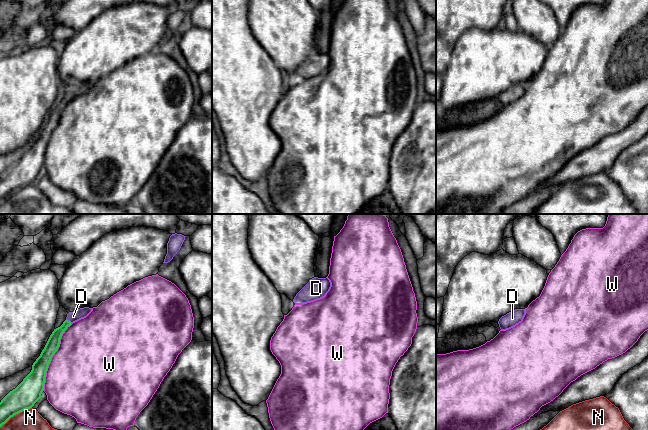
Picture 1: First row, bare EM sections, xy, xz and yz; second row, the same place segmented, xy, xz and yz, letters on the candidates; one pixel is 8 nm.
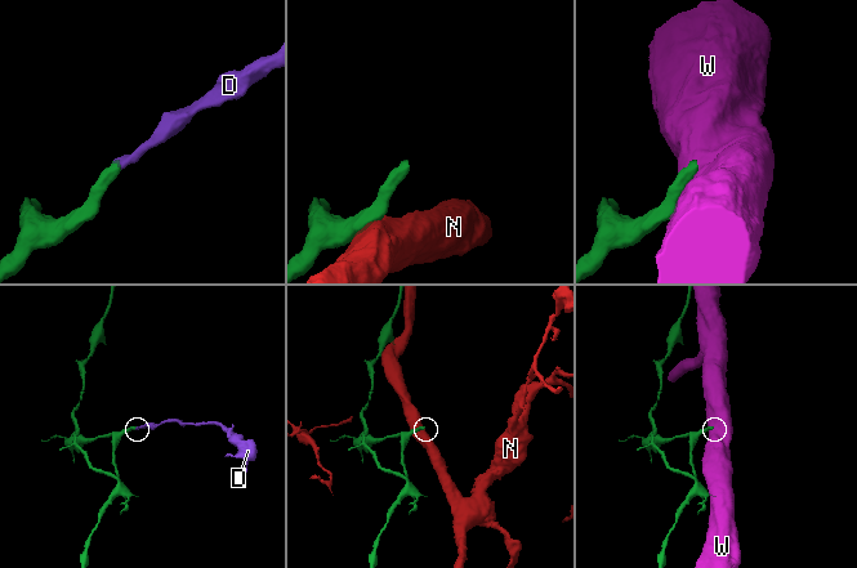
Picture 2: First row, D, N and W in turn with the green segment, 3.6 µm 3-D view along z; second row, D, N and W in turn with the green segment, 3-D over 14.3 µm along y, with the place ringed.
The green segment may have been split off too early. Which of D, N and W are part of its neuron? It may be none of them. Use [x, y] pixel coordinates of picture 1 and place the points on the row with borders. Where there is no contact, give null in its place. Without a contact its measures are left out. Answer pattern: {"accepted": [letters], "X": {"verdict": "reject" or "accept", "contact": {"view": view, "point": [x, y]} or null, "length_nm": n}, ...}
{"accepted": ["D"], "D": {"verdict": "accept", "contact": {"view": "xy", "point": [69, 321]}, "length_nm": 50}, "N": {"verdict": "reject", "contact": {"view": "xy", "point": [15, 414]}, "length_nm": 300}, "W": {"verdict": "reject", "contact": {"view": "xy", "point": [51, 357]}, "length_nm": 600}}

